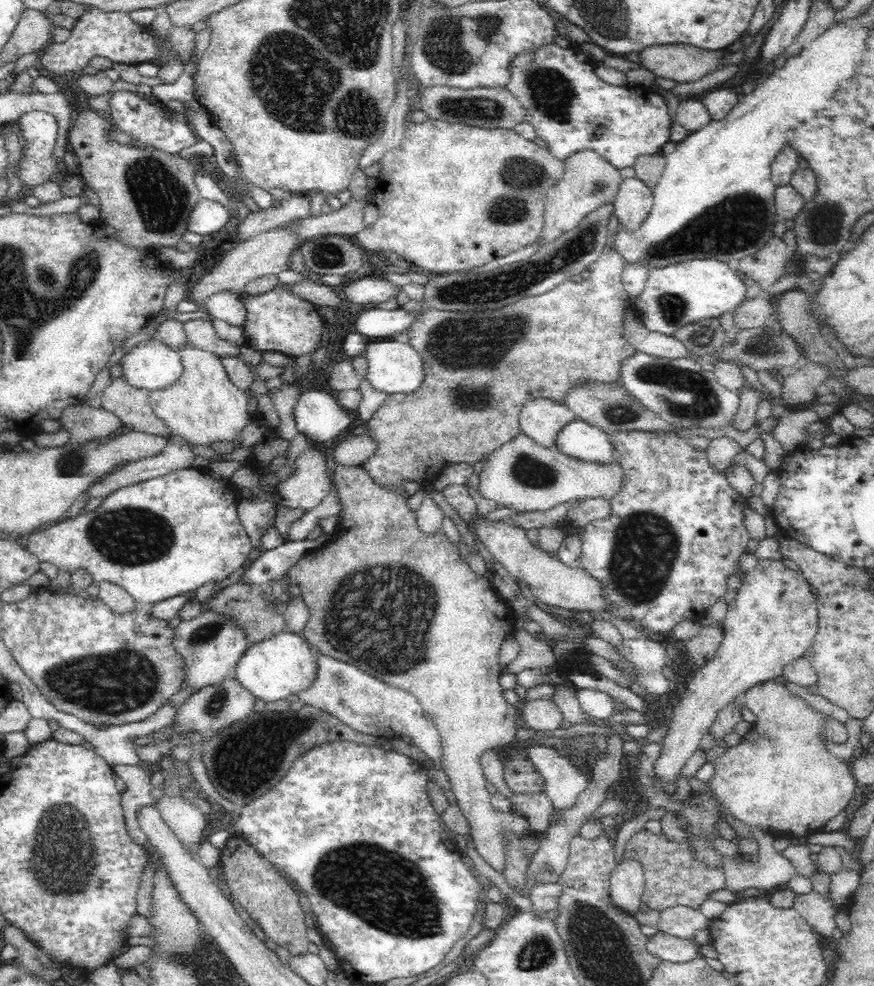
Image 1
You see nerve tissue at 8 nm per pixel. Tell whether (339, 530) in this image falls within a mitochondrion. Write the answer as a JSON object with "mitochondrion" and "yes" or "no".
{"mitochondrion":"no"}

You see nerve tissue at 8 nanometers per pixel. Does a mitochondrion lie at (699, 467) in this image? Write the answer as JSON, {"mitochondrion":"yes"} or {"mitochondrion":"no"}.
{"mitochondrion":"no"}

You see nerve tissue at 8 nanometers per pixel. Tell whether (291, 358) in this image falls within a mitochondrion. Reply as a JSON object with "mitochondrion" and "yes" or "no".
{"mitochondrion":"no"}

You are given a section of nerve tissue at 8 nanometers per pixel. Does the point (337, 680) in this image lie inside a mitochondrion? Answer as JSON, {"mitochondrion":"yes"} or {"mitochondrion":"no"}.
{"mitochondrion":"yes"}

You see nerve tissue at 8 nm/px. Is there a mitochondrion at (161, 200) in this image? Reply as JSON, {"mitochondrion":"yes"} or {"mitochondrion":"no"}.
{"mitochondrion":"yes"}

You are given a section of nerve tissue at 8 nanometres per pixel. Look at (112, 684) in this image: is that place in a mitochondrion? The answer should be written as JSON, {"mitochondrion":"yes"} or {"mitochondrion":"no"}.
{"mitochondrion":"yes"}

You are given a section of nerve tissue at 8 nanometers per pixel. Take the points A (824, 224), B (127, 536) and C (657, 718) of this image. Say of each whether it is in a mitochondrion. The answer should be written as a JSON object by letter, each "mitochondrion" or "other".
{"A":"mitochondrion","B":"mitochondrion","C":"other"}

